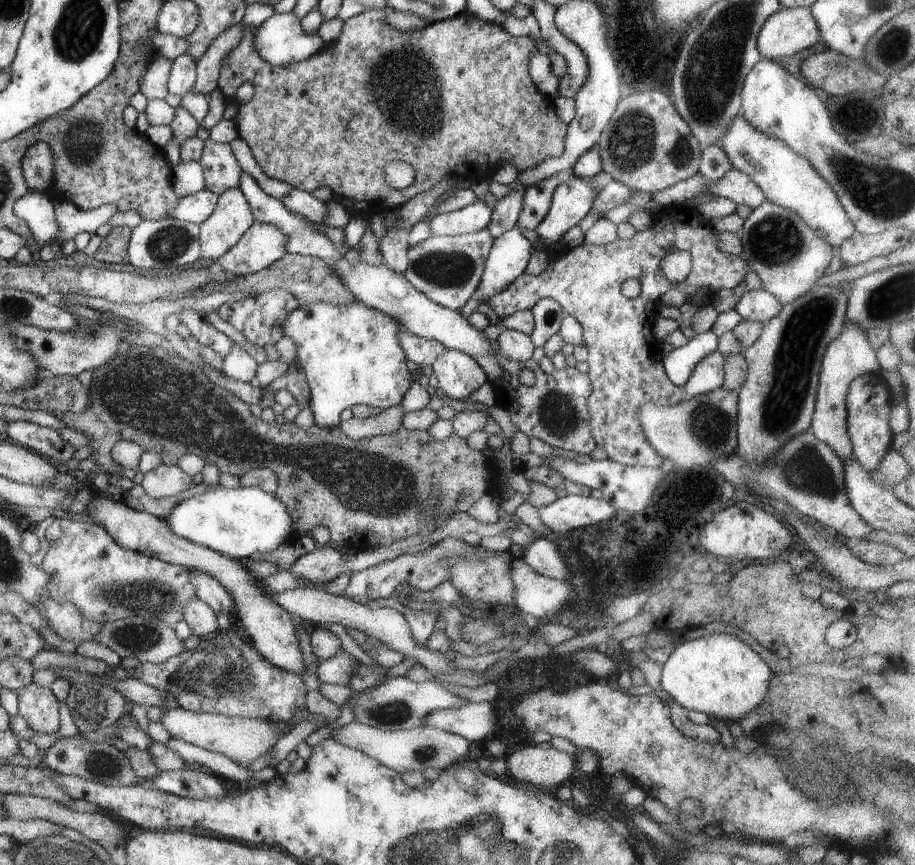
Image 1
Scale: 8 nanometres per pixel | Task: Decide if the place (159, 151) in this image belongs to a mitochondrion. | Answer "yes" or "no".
no

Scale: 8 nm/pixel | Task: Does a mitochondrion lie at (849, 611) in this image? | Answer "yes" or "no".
no

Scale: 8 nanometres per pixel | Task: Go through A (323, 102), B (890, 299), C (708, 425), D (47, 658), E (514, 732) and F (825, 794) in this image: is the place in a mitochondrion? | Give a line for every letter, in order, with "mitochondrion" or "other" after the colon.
A: other
B: mitochondrion
C: mitochondrion
D: other
E: other
F: mitochondrion

